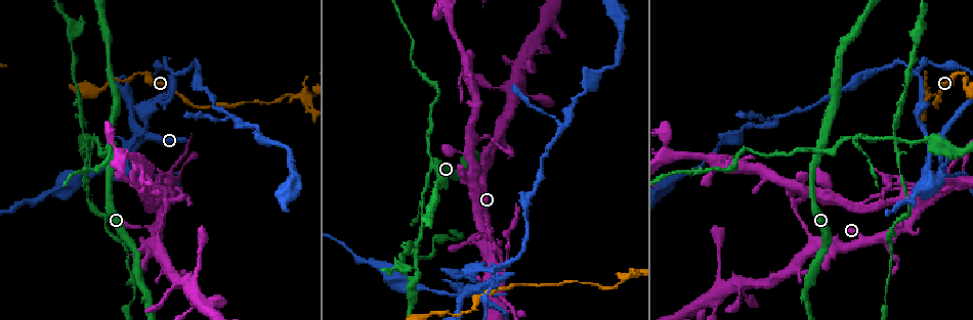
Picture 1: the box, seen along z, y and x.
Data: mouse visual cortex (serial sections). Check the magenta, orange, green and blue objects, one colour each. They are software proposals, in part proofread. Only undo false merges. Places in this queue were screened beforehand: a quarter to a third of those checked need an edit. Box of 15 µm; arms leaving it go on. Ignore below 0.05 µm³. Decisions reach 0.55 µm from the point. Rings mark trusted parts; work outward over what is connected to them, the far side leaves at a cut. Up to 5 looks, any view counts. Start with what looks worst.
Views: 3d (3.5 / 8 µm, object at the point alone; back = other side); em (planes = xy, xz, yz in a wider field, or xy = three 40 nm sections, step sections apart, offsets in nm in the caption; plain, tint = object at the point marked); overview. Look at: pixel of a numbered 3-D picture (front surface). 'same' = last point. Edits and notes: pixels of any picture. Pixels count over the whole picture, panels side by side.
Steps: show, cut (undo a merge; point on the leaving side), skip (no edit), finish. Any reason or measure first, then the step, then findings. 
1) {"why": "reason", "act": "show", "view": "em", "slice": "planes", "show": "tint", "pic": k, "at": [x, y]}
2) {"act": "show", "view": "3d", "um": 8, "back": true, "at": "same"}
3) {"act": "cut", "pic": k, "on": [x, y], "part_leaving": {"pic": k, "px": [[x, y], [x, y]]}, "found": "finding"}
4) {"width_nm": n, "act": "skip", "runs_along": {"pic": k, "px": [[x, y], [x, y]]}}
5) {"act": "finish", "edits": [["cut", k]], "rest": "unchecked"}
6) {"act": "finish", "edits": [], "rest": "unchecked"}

{"why": "thick turns thin", "act": "show", "view": "3d", "um": 3.5, "pic": 1, "at": [136, 145]}

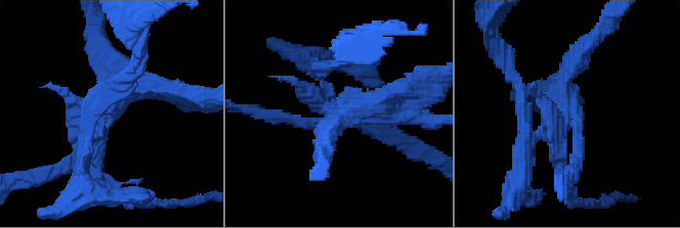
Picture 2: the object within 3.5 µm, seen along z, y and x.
{"why": "shape alone is not enough", "act": "show", "view": "em", "slice": "xy", "step": 2, "show": "tint", "pic": 2, "at": [562, 104]}

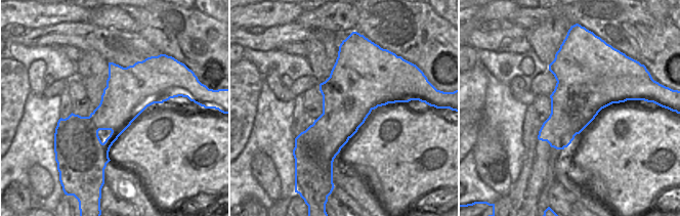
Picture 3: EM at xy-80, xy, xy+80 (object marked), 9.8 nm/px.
{"act": "cut", "pic": 2, "on": [127, 92], "part_leaving": {"pic": 2, "px": [[135, 86], [88, 127]]}, "found": "two cells meet here"}

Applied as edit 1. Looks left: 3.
{"act": "show", "view": "overview"}

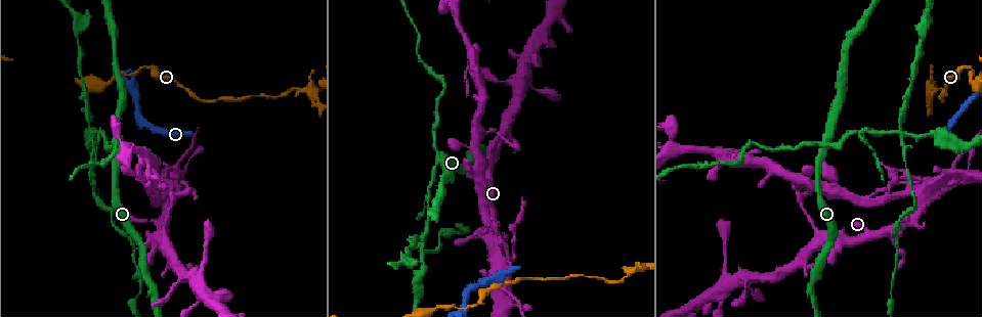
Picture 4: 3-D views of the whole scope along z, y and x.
{"why": "four or more arms meet", "act": "show", "view": "3d", "um": 3.5, "pic": 4, "at": [447, 159]}

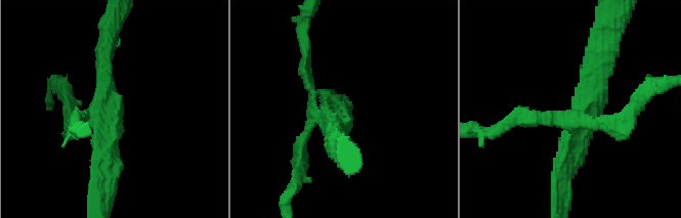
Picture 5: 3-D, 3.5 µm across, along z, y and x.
{"arms": 4, "arm_widths_nm": [200, 200, 250, 300], "act": "show", "view": "em", "slice": "planes", "show": "tint", "pic": 5, "at": [579, 120]}

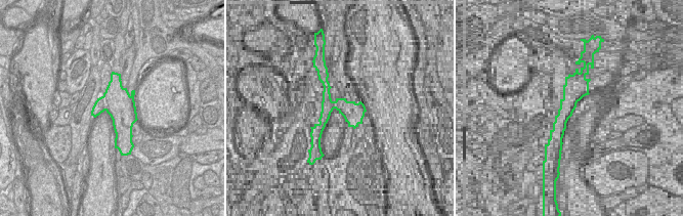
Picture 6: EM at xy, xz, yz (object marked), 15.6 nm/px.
{"act": "cut", "pic": 5, "on": [604, 125], "part_leaving": {"pic": 5, "px": [[576, 113], [620, 125], [648, 90]]}, "found": "a second cell is stuck on"}

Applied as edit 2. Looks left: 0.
{"act": "finish", "edits": [["cut", 2], ["cut", 5]], "rest": "unchecked"}

